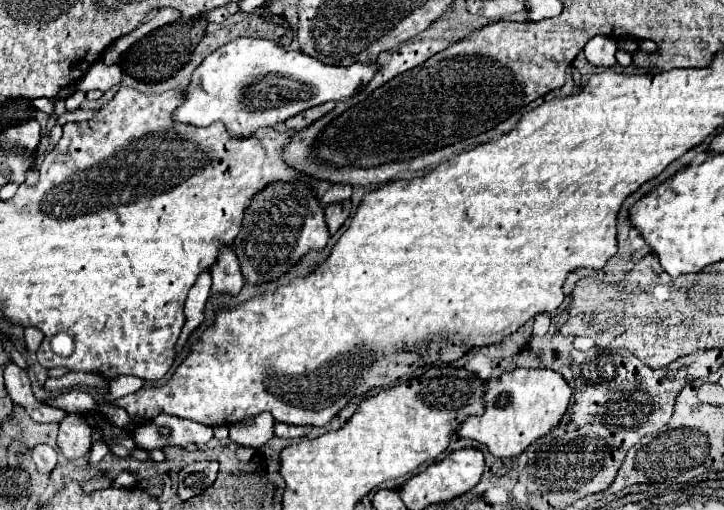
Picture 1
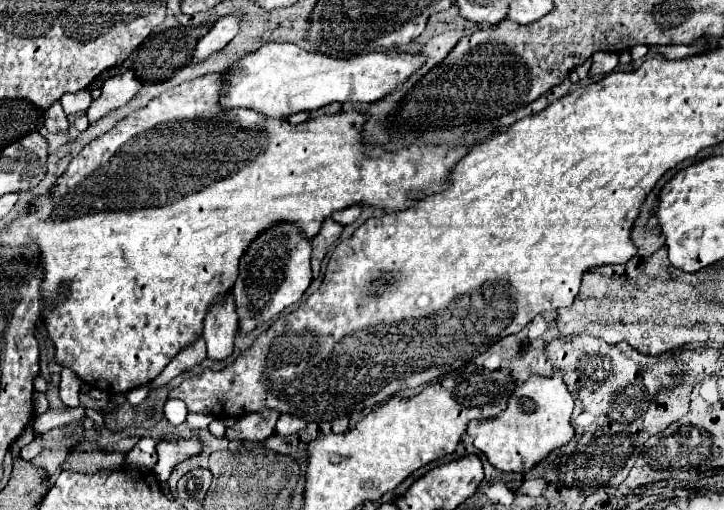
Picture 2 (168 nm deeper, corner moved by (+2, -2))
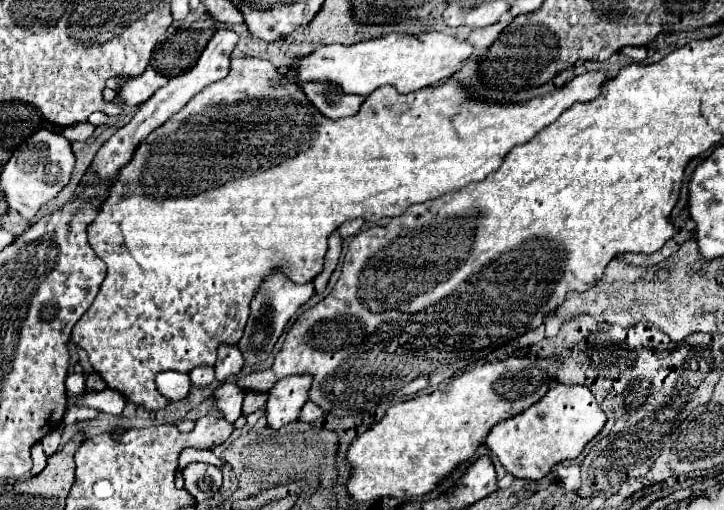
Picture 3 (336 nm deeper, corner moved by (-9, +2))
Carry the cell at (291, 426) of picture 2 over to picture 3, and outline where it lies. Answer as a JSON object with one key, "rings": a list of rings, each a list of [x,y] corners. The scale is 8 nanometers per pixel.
{"rings":[[[306,401],[304,407],[302,407],[302,411],[300,411],[298,421],[306,421],[306,423],[310,423],[310,421],[316,421],[318,417],[322,417],[322,415],[324,415],[324,411],[322,411],[320,407],[316,407],[316,405],[312,405],[310,401]]]}

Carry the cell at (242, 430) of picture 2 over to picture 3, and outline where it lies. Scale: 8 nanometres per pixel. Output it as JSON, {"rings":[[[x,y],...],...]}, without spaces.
{"rings":[[[286,377],[278,381],[266,401],[266,421],[270,429],[280,429],[298,419],[302,405],[308,401],[308,385],[312,377]]]}

